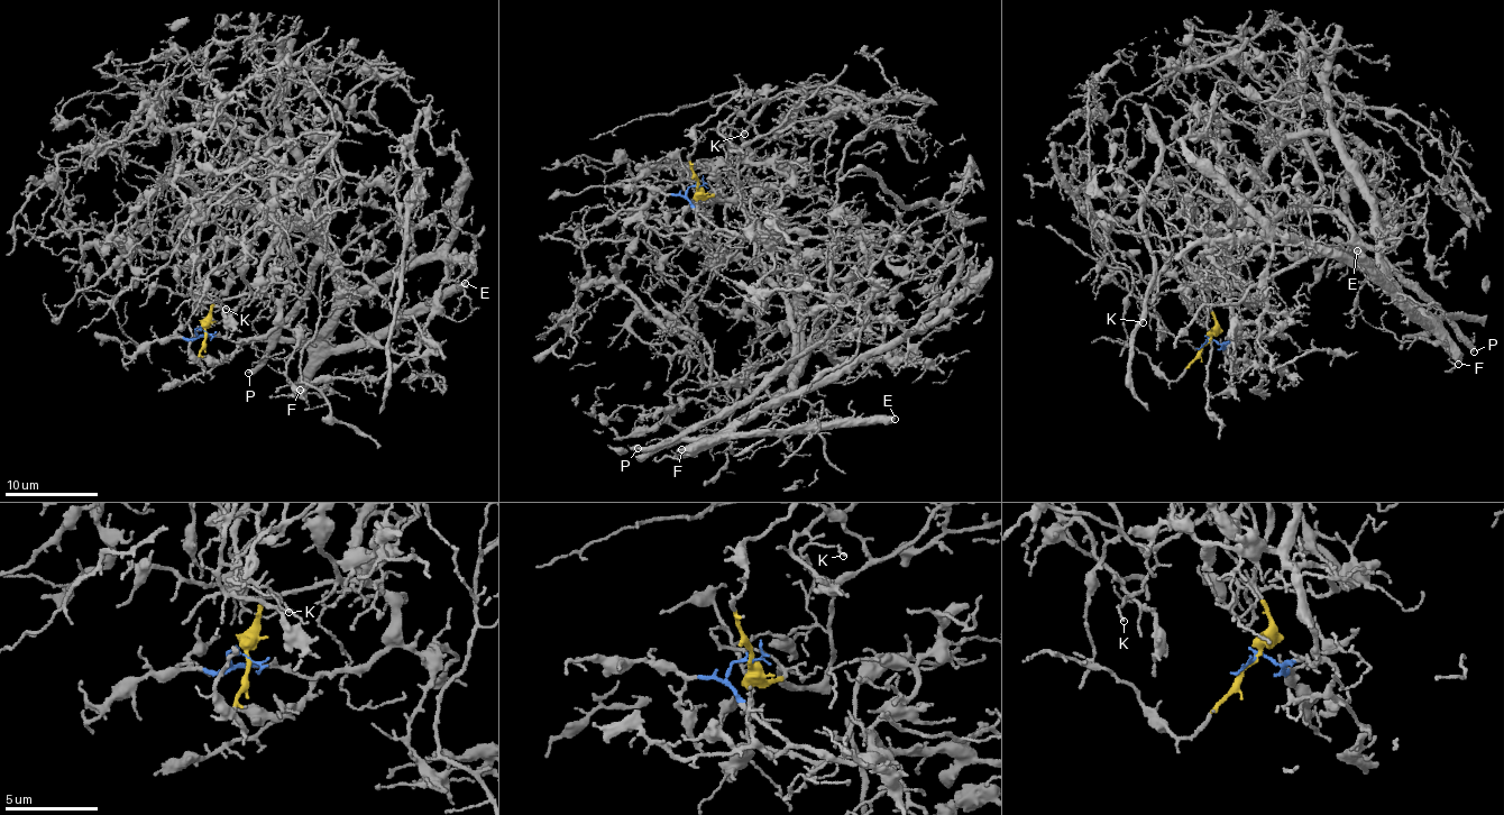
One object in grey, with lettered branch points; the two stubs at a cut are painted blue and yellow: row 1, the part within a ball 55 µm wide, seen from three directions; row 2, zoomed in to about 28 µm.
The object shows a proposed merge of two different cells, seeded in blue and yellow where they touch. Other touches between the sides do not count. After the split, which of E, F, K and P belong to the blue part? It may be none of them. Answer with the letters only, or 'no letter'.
E, F

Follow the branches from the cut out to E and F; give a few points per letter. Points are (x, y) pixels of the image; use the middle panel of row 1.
E: (697, 185), (686, 199), (709, 221), (795, 232), (801, 252), (788, 388), (735, 433), (896, 419)
F: (697, 185), (686, 199), (709, 221), (795, 232), (800, 345), (788, 388), (680, 450)

